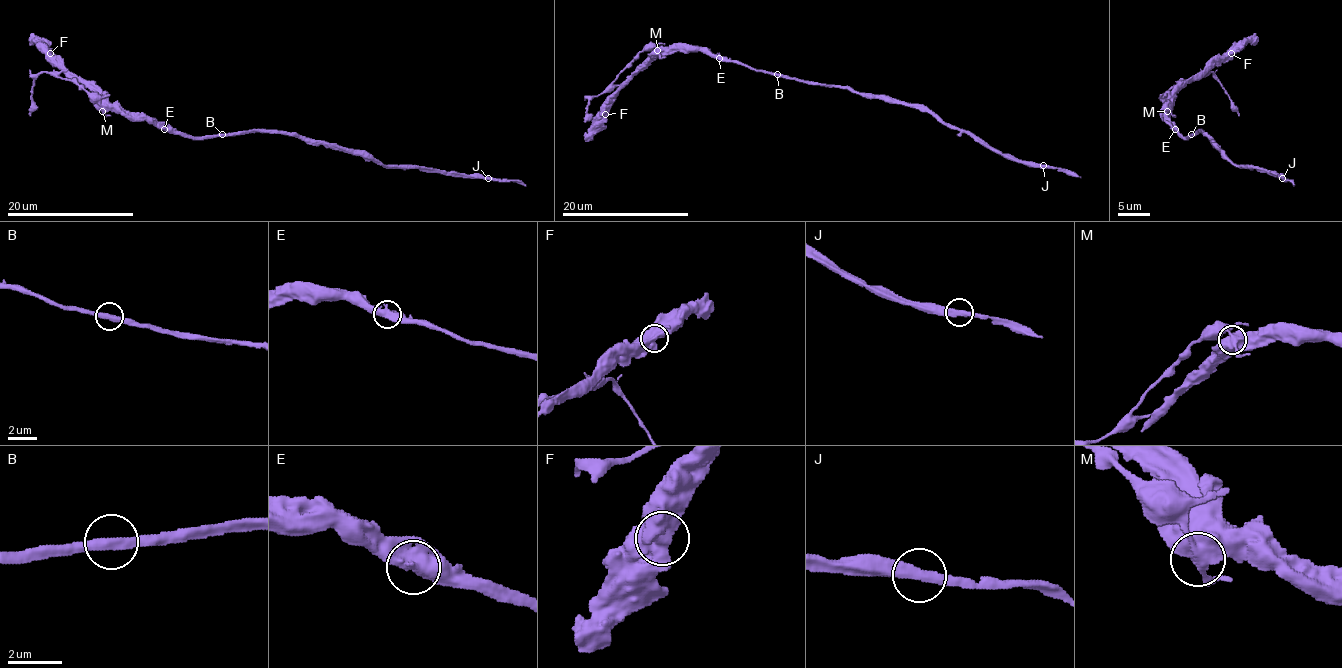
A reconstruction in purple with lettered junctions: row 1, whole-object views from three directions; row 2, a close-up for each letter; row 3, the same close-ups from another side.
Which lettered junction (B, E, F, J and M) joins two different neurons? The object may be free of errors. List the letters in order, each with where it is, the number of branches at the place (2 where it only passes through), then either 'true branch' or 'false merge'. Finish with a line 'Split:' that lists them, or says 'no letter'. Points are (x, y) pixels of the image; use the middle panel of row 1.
B: place (777, 74); branches 2; true branch
E: place (719, 58); branches 2; true branch
F: place (605, 114); branches 2; true branch
J: place (1043, 165); branches 2; true branch
M: place (657, 50); branches 3; false merge
Split: M

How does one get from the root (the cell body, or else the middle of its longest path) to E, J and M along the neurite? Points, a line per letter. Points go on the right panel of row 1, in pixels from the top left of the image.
E: (1201, 131), (1184, 137), (1174, 129)
J: (1201, 131), (1236, 166), (1260, 167), (1282, 178)
M: (1201, 131), (1184, 137), (1168, 121), (1168, 110)

